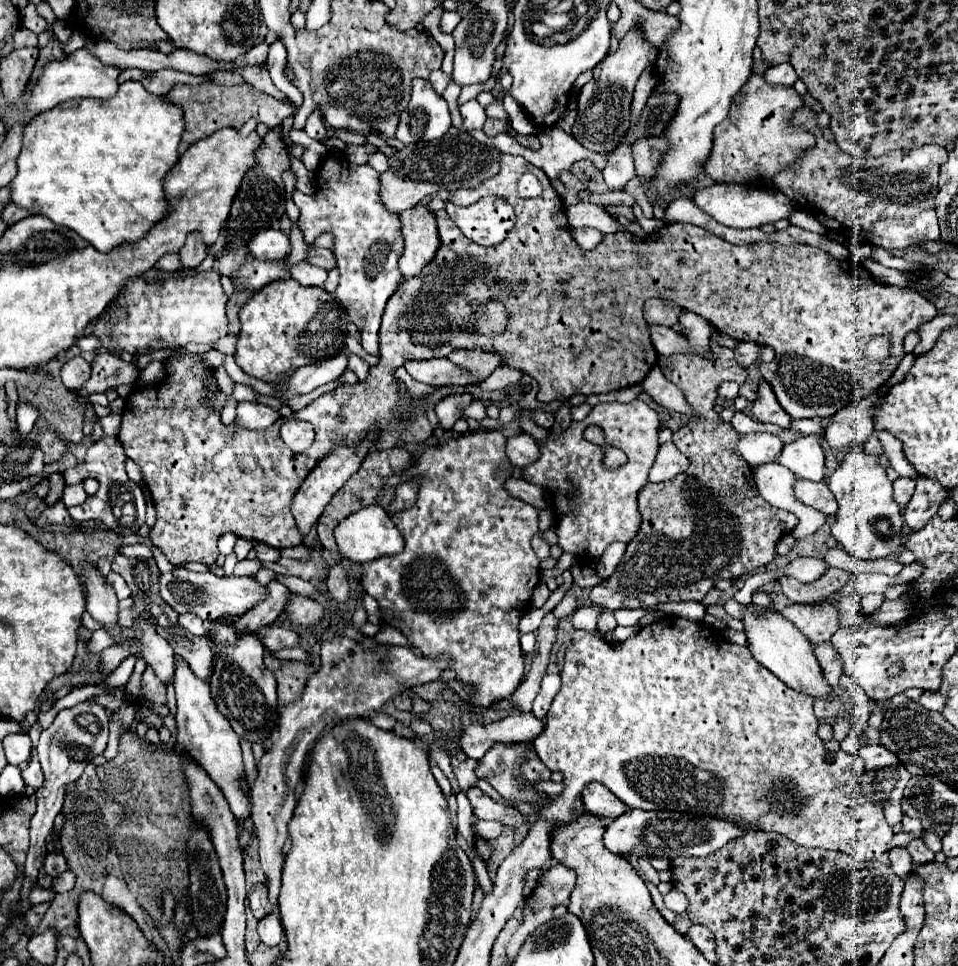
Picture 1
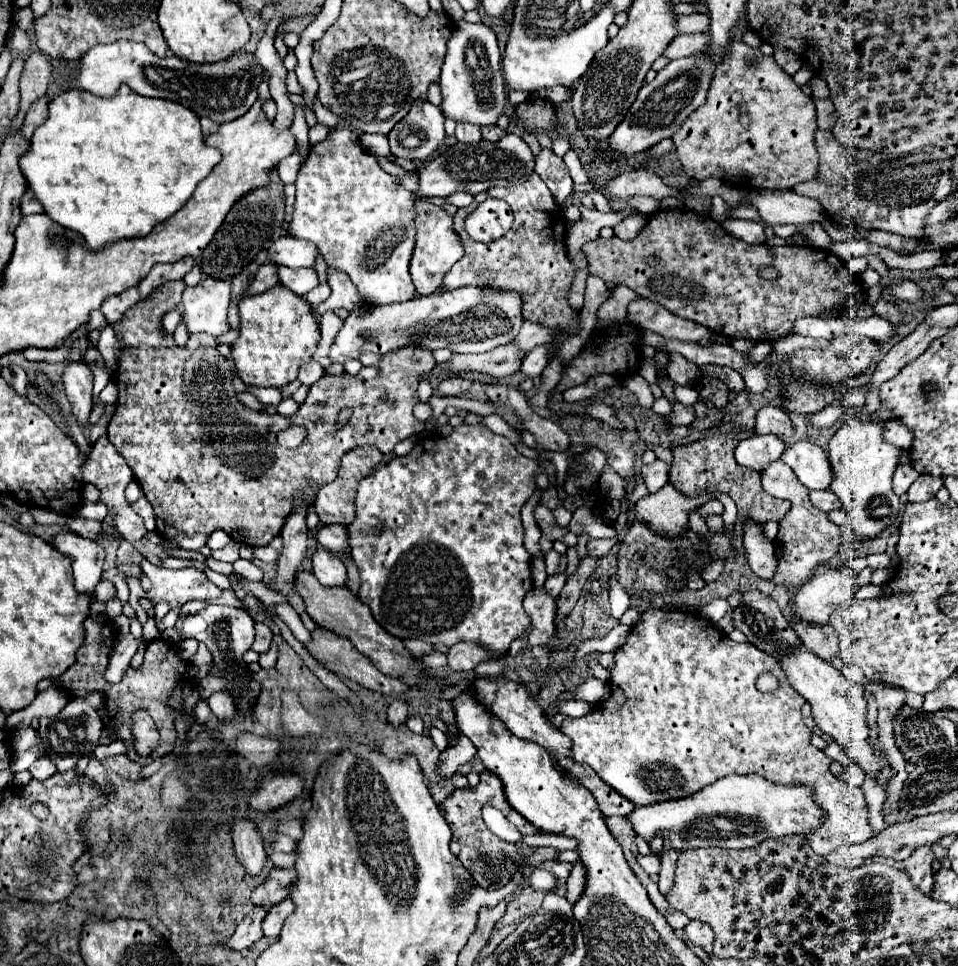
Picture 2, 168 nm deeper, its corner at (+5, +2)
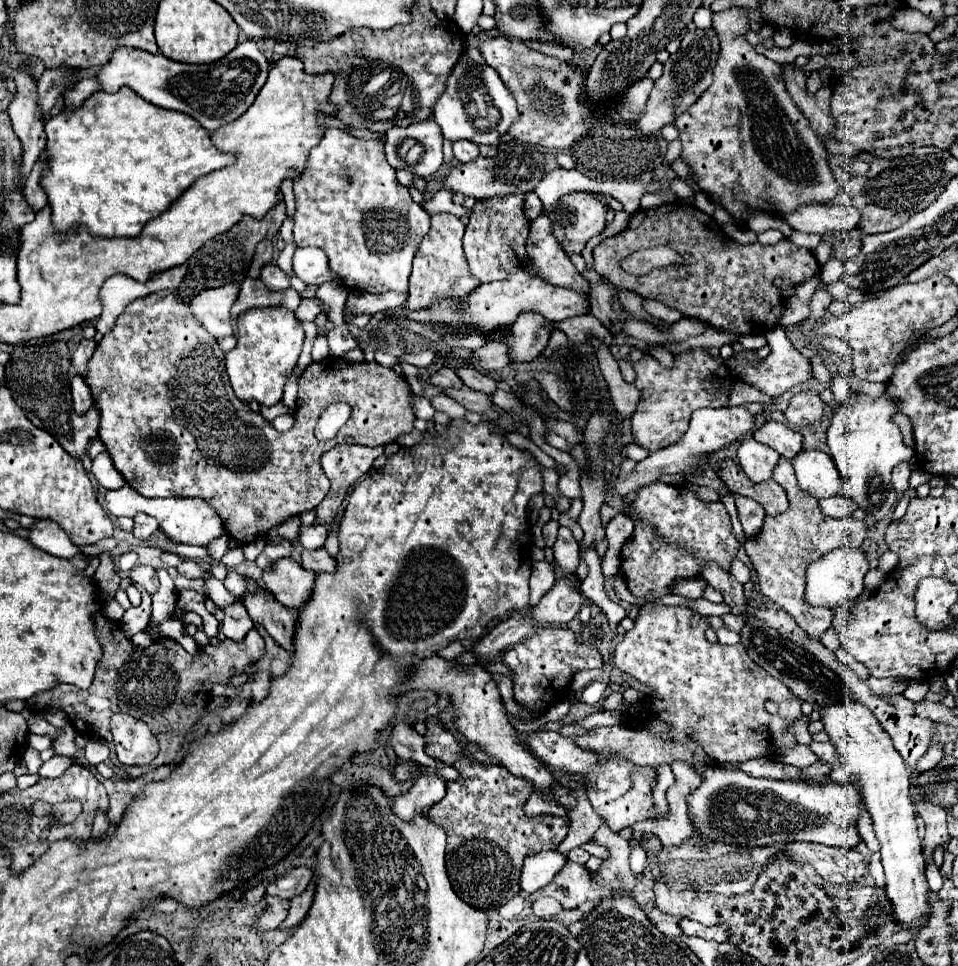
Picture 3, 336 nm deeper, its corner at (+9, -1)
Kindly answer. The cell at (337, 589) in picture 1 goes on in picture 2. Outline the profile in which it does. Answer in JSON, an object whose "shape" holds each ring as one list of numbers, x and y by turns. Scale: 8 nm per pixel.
{"shape":[[317,549,313,553,313,573,319,579,319,583,327,587,343,585,347,581,343,561,335,553,329,553,327,549]]}

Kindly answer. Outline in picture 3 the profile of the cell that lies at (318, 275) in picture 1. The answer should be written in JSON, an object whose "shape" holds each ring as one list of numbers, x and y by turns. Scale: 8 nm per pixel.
{"shape":[[267,264,267,266,261,268,261,282,269,290,287,290,291,276,285,274,277,264]]}

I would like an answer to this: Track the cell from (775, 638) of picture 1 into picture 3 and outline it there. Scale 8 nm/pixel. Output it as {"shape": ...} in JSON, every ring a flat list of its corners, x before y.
{"shape":[[827,704,819,712,825,726,823,730,861,784,861,794,873,820,875,836,881,844,881,862,887,878,885,890,893,904,893,916,901,926,919,930,923,926,921,916,925,912,929,886,925,880,925,858,921,850,921,840,917,836,915,806,909,800,909,770,901,760,901,754,893,748,889,734,881,728,873,712,869,712,869,708,865,708,863,704]]}

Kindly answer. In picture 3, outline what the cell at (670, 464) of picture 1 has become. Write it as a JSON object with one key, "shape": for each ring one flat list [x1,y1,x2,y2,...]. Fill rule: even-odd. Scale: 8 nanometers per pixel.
{"shape":[[657,482,649,484,649,488,641,488,631,506,637,510,635,514,643,524,637,520,633,536,623,546,621,570,631,594,635,596,665,596,675,580,699,576,699,570,707,560,729,570,731,560,737,556,741,544,733,536,731,520,723,502,701,502,693,494,681,494,679,488],[657,536,663,536,665,540,657,540]]}

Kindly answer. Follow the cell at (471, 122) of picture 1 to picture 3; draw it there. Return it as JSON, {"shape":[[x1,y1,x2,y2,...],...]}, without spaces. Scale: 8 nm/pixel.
{"shape":[[455,140,453,142,453,154,459,162,469,162,479,156,479,146,469,140]]}

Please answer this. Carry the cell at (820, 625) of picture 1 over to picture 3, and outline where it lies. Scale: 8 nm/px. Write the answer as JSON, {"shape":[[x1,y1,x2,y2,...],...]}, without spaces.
{"shape":[[837,548,807,568,807,588,805,600,809,606,817,608,833,608,841,600,857,598,863,592,863,576,869,570,867,558,861,548]]}

